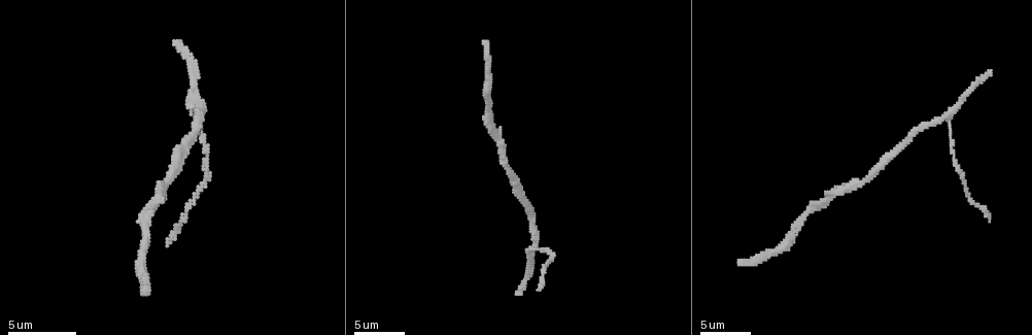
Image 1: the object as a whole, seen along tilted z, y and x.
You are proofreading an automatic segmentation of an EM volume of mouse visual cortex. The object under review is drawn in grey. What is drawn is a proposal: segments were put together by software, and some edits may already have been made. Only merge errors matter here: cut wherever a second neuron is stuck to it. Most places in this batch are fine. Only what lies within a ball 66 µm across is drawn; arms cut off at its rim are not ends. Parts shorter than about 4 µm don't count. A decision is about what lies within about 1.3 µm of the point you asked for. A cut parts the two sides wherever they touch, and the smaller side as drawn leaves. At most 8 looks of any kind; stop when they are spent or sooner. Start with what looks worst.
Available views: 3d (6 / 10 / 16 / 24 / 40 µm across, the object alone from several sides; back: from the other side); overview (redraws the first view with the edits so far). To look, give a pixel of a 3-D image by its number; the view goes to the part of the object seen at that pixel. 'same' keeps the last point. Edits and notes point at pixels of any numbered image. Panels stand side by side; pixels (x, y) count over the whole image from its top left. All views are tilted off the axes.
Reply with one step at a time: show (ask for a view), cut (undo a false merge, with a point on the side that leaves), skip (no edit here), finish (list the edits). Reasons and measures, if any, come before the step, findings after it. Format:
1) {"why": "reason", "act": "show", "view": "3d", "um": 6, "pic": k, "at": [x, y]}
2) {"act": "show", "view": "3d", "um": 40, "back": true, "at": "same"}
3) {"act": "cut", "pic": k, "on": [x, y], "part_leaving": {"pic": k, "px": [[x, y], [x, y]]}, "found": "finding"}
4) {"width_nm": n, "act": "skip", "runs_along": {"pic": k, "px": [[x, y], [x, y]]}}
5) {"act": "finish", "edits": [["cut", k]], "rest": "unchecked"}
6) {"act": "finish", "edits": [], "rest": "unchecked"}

{"act": "show", "view": "3d", "um": 10, "pic": 1, "at": [949, 122]}

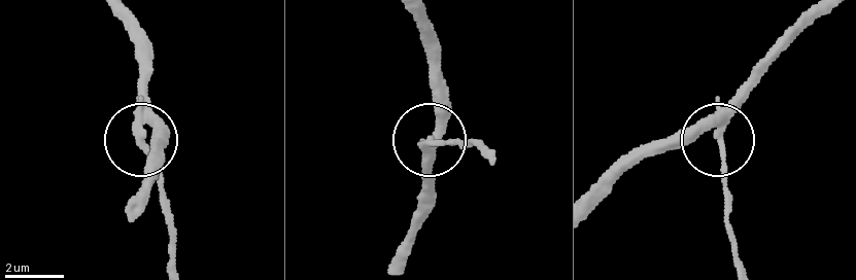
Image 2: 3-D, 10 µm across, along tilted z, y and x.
{"act": "show", "view": "3d", "um": 10, "back": true, "pic": 2, "at": [720, 141]}

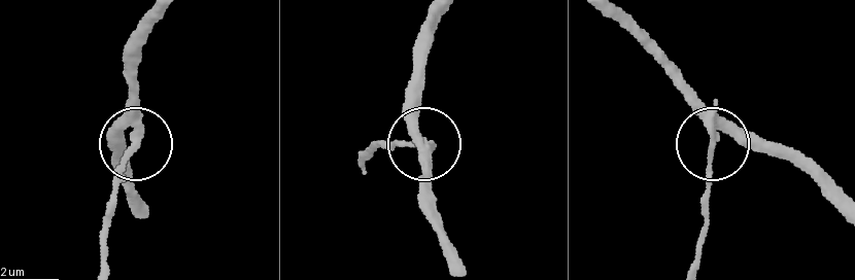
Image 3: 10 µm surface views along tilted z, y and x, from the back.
{"act": "cut", "pic": 3, "on": [406, 144], "part_leaving": {"pic": 3, "px": [[429, 143], [382, 140], [364, 155]]}, "found": "two neurons meet here"}

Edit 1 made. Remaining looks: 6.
{"act": "show", "view": "overview"}

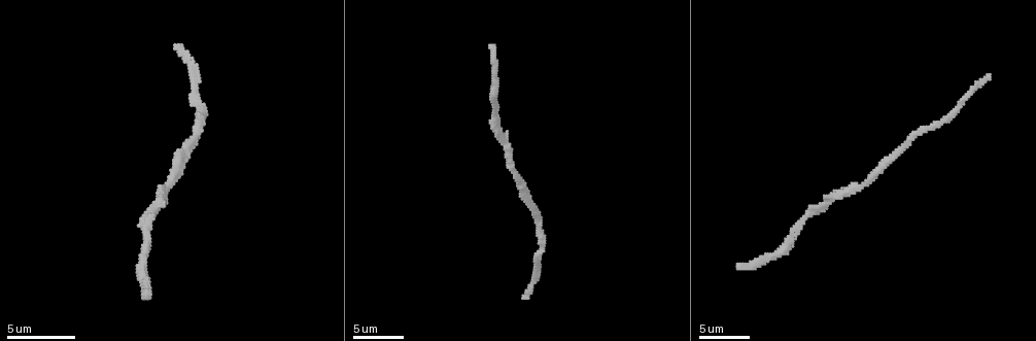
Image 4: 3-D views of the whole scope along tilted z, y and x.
{"act": "show", "view": "3d", "um": 16, "pic": 4, "at": [180, 157]}

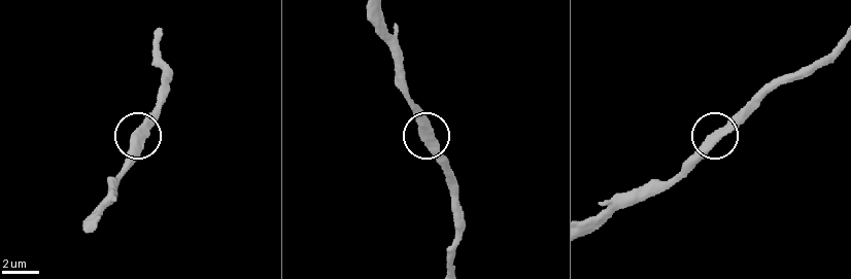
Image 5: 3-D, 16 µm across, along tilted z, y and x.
{"act": "skip", "found": "continuous, no second neuron"}

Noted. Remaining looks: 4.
{"why": "sudden change in width", "act": "show", "view": "3d", "um": 6, "pic": 4, "at": [786, 242]}

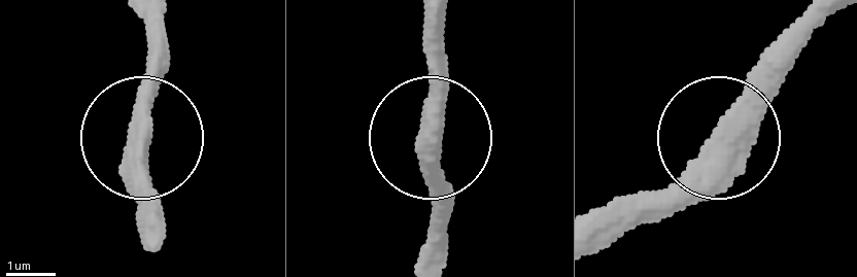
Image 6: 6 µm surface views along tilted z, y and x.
{"act": "skip", "runs_along": {"pic": 6, "px": [[820, 22], [611, 239]]}, "found": "all the same neuron"}

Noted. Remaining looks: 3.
{"why": "thin neck", "act": "show", "view": "3d", "um": 10, "pic": 4, "at": [841, 190]}

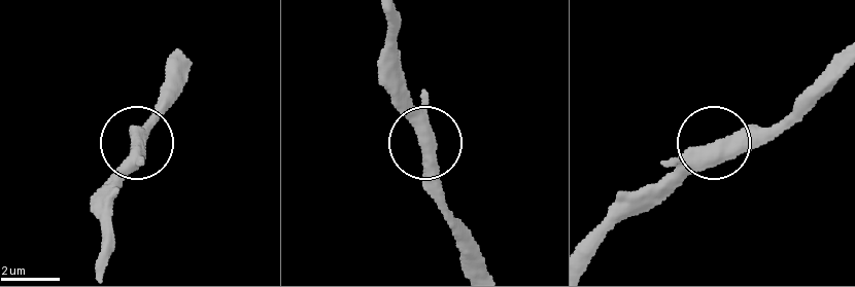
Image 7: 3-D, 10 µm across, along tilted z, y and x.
{"act": "show", "view": "3d", "um": 6, "pic": 7, "at": [715, 146]}

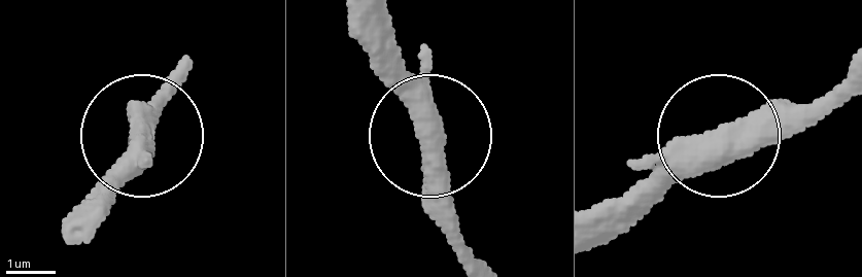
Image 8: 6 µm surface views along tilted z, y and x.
{"act": "skip", "runs_along": {"pic": 8, "px": [[172, 76], [135, 145], [69, 224]]}, "found": "all the same neuron"}

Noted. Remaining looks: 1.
{"act": "finish", "edits": [["cut", 3]], "rest": "unchecked"}

